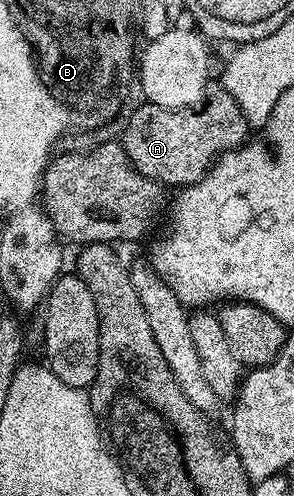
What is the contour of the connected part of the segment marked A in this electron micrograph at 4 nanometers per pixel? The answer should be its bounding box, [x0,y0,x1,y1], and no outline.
[122,81,250,188]

